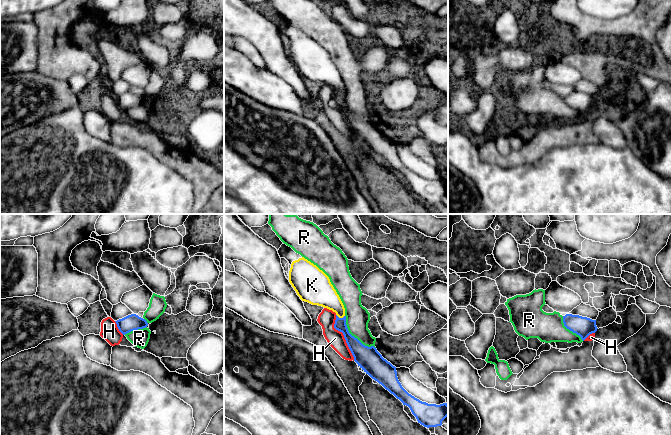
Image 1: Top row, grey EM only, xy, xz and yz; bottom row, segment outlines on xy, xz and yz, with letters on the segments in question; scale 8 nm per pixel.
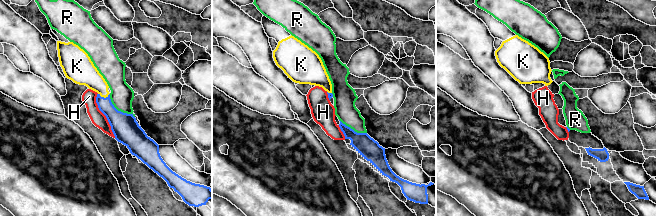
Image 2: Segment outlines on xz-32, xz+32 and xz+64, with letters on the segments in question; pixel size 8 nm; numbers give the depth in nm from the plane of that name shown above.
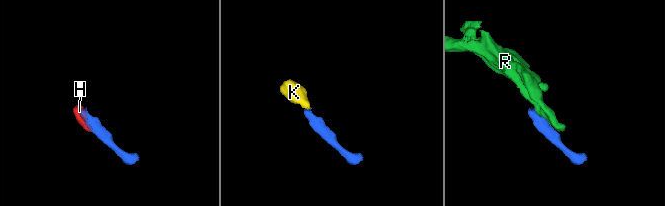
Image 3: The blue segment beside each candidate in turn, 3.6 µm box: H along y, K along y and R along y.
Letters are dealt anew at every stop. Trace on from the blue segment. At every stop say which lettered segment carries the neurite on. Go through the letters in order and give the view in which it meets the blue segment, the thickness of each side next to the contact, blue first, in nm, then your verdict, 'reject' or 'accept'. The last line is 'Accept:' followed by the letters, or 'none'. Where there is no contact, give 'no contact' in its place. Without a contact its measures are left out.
H: xz | 180/140 nm | reject
K: xz | 100/200 nm | accept
R: xz | 190/190 nm | reject
Accept: K

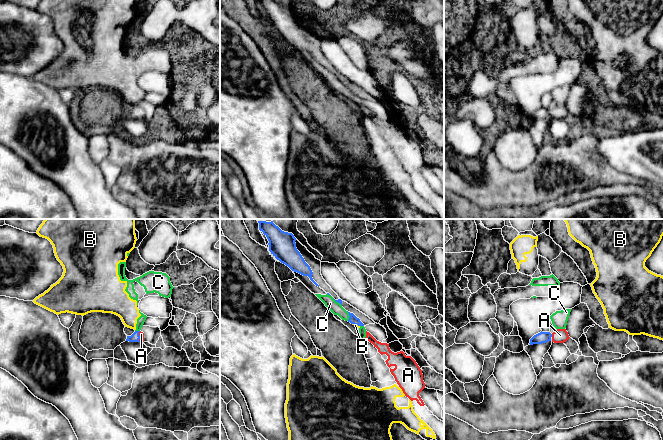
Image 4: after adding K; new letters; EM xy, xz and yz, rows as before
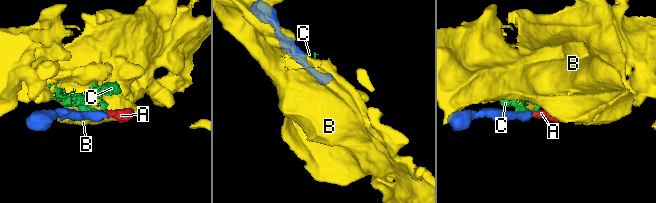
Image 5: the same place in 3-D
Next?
A: yz | 90/110 nm | accept
B: xz | 70/20 nm | reject
C: xz | 70/100 nm | reject
Accept: A

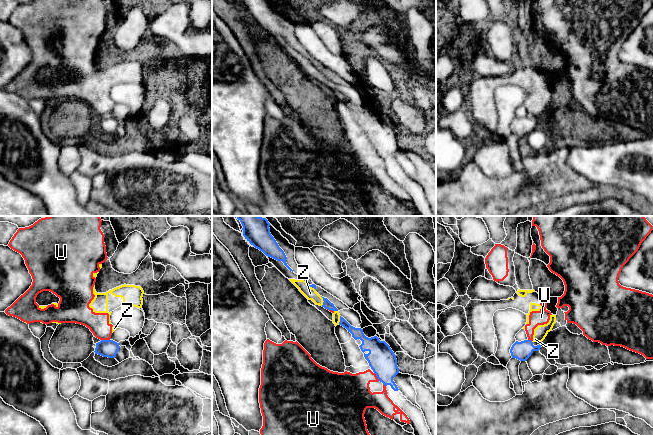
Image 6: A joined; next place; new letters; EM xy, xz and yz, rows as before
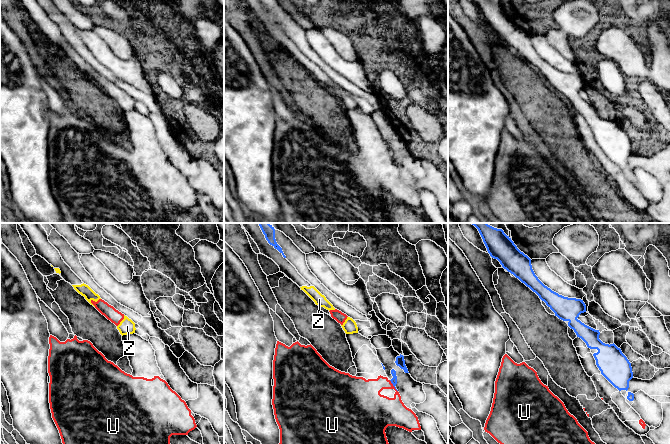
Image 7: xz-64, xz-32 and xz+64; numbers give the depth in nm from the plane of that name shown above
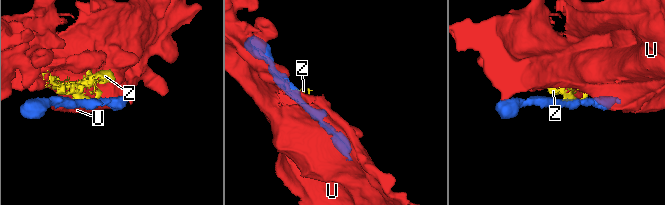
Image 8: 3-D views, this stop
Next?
U: xy | 140/170 nm | reject
Z: xz | 70/100 nm | reject
Accept: none

